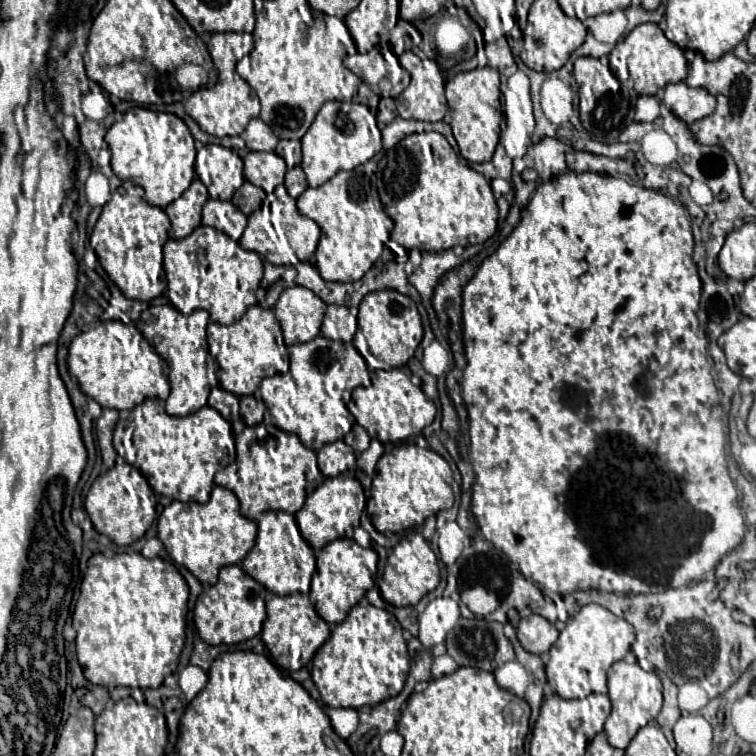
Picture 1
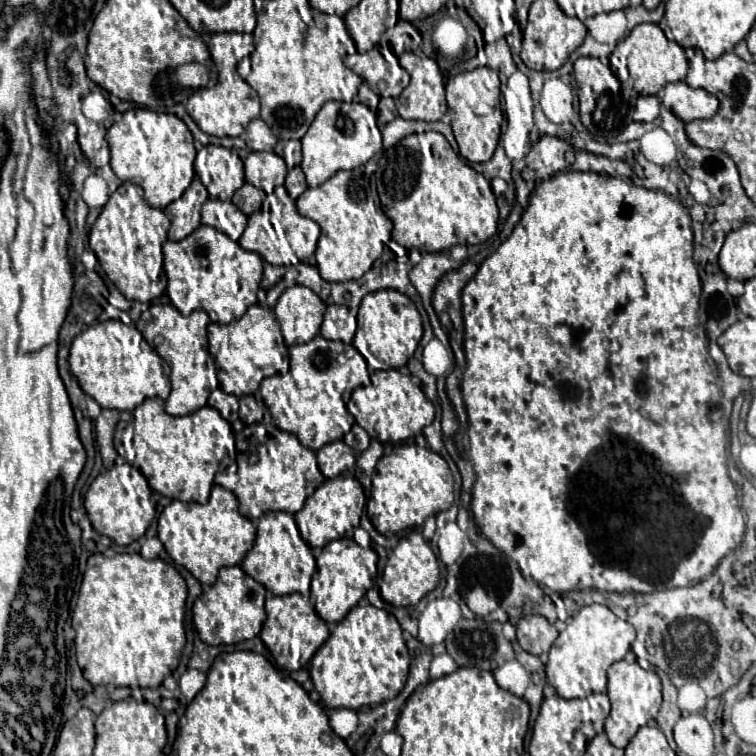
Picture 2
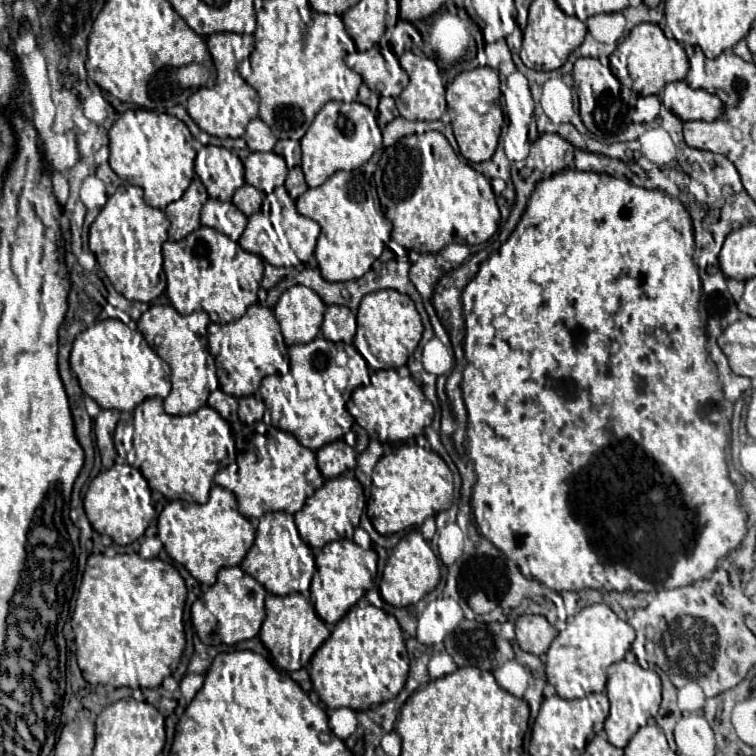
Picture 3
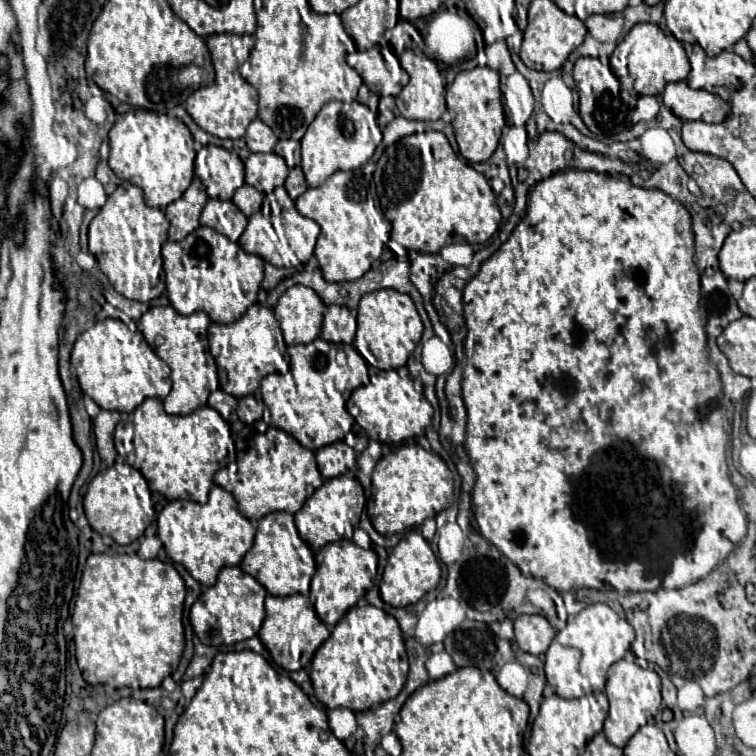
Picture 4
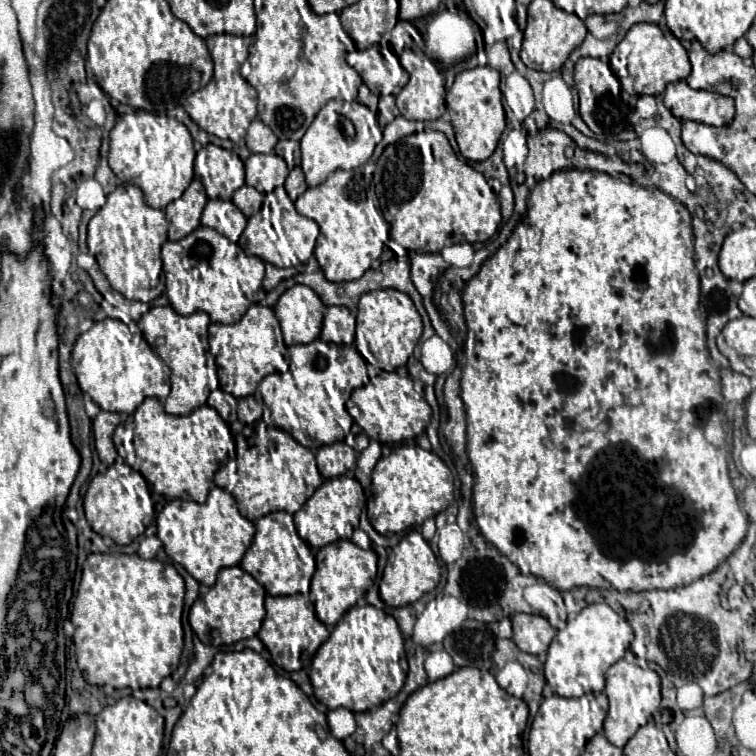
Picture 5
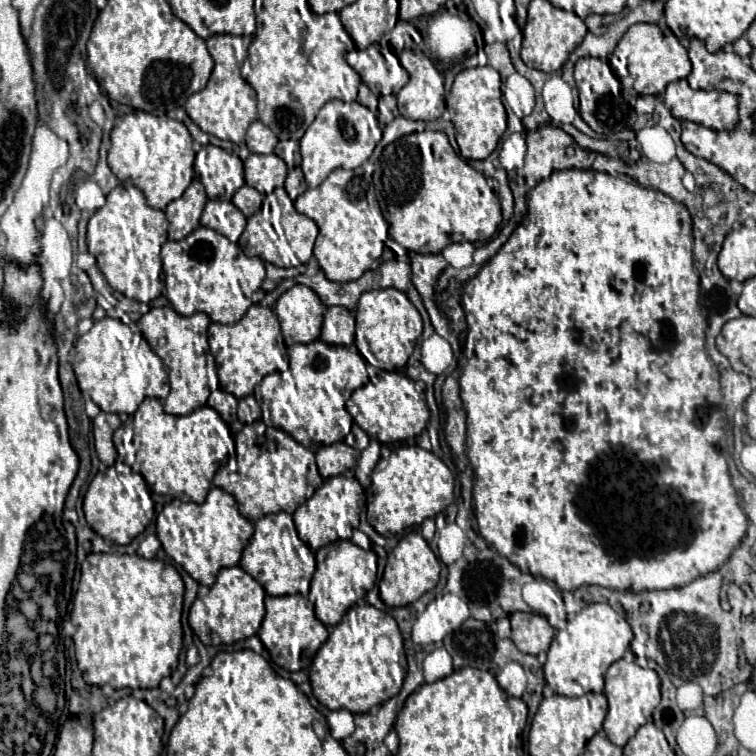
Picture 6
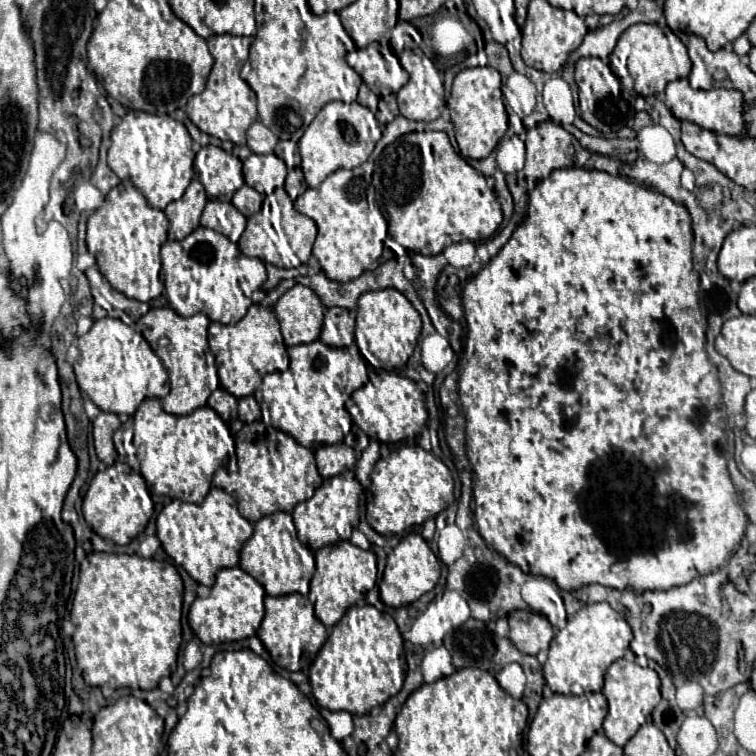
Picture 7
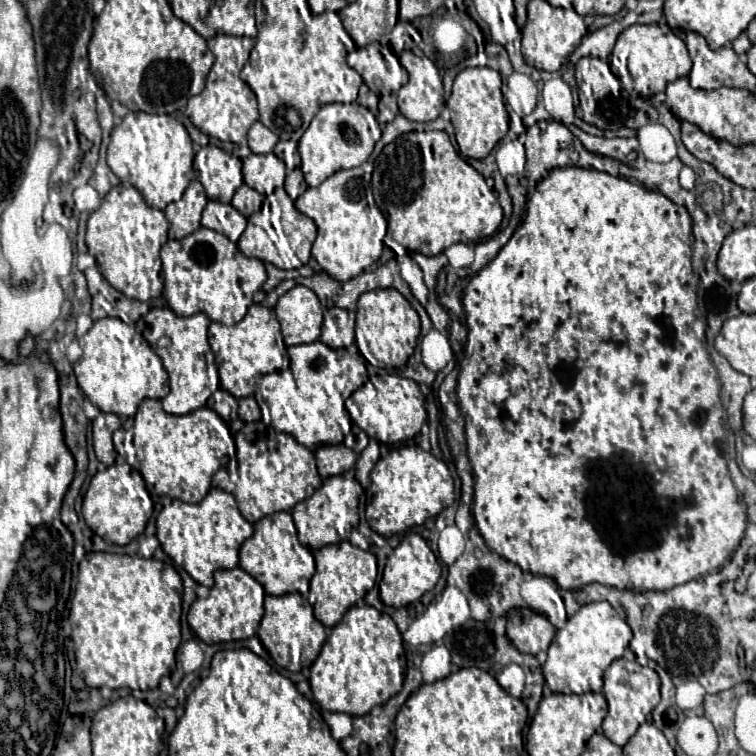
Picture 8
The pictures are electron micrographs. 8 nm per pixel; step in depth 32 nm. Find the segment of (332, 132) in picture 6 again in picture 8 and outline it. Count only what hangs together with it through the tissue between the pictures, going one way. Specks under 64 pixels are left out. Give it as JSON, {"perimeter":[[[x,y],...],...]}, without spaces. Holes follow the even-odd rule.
{"perimeter":[[[332,102],[322,106],[298,142],[298,152],[302,156],[302,172],[308,186],[322,184],[336,170],[356,168],[366,162],[381,134],[375,115],[356,102]]]}

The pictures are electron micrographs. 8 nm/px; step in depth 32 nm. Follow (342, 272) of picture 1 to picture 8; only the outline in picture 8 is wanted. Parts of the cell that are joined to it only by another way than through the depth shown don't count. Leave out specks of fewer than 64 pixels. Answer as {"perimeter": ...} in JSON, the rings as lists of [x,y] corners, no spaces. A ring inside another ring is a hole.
{"perimeter":[[[358,166],[350,170],[334,172],[316,188],[308,188],[296,198],[294,206],[310,216],[318,226],[318,236],[312,246],[312,256],[318,260],[322,270],[334,280],[346,282],[362,274],[370,264],[374,264],[384,248],[386,218],[372,196],[372,166]]]}

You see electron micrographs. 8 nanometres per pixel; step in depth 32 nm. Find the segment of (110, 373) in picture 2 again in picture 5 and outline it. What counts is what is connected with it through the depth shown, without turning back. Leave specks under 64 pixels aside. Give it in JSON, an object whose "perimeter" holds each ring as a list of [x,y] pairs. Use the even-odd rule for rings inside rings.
{"perimeter":[[[106,318],[102,322],[96,322],[88,332],[80,334],[72,350],[72,368],[82,392],[86,392],[102,410],[108,412],[132,414],[142,404],[144,398],[154,396],[158,400],[164,400],[170,394],[170,378],[164,370],[164,362],[160,360],[160,356],[154,354],[154,350],[148,346],[148,342],[140,332],[132,334],[128,326],[120,320]]]}

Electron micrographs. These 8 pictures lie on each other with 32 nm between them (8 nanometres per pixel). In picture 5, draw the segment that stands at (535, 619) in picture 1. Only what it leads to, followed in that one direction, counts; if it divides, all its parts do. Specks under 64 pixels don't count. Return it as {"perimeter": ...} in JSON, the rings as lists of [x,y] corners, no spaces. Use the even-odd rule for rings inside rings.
{"perimeter":[[[516,614],[512,618],[514,636],[512,640],[522,652],[540,654],[546,652],[556,630],[548,624],[548,620],[540,614]]]}

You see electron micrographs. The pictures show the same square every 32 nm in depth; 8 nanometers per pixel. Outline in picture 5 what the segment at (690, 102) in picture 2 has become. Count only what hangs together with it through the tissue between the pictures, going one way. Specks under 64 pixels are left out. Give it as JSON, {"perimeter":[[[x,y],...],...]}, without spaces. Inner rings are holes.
{"perimeter":[[[684,80],[666,86],[664,106],[680,120],[696,120],[712,126],[728,124],[734,118],[732,98],[708,90],[694,90]]]}

